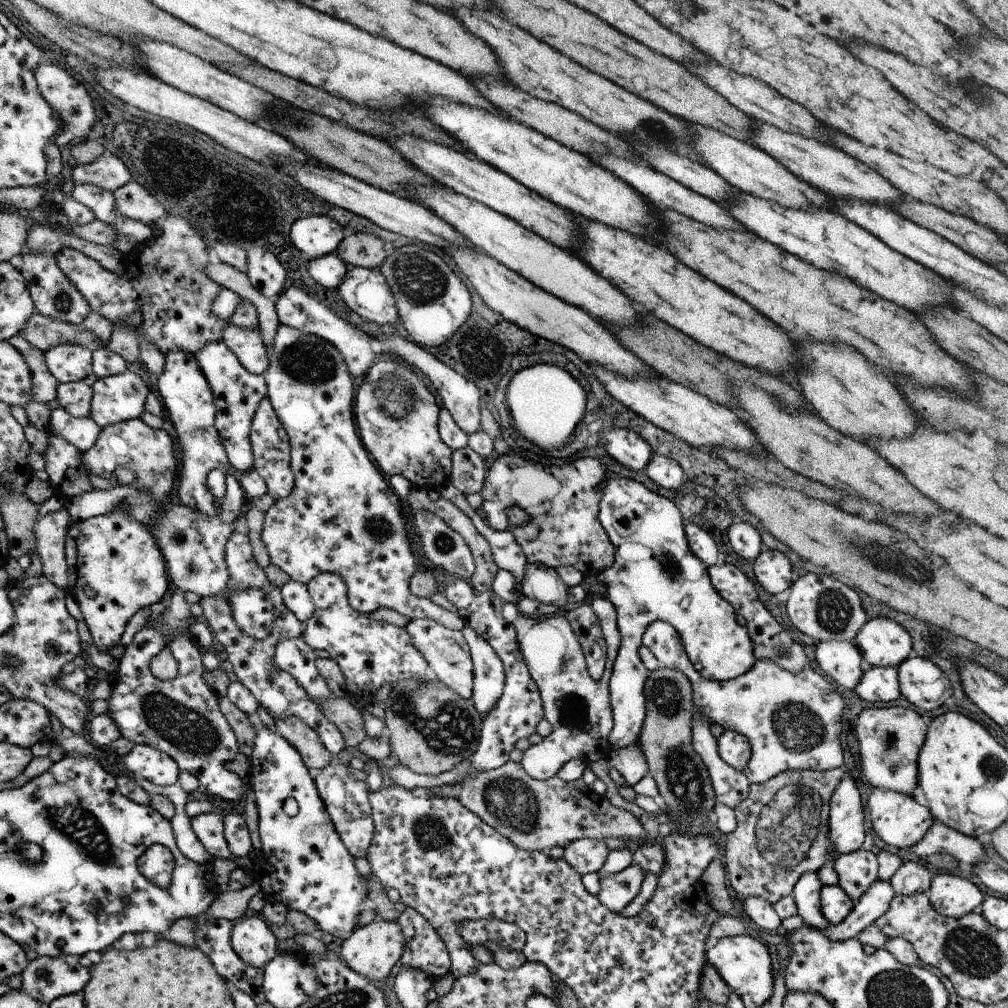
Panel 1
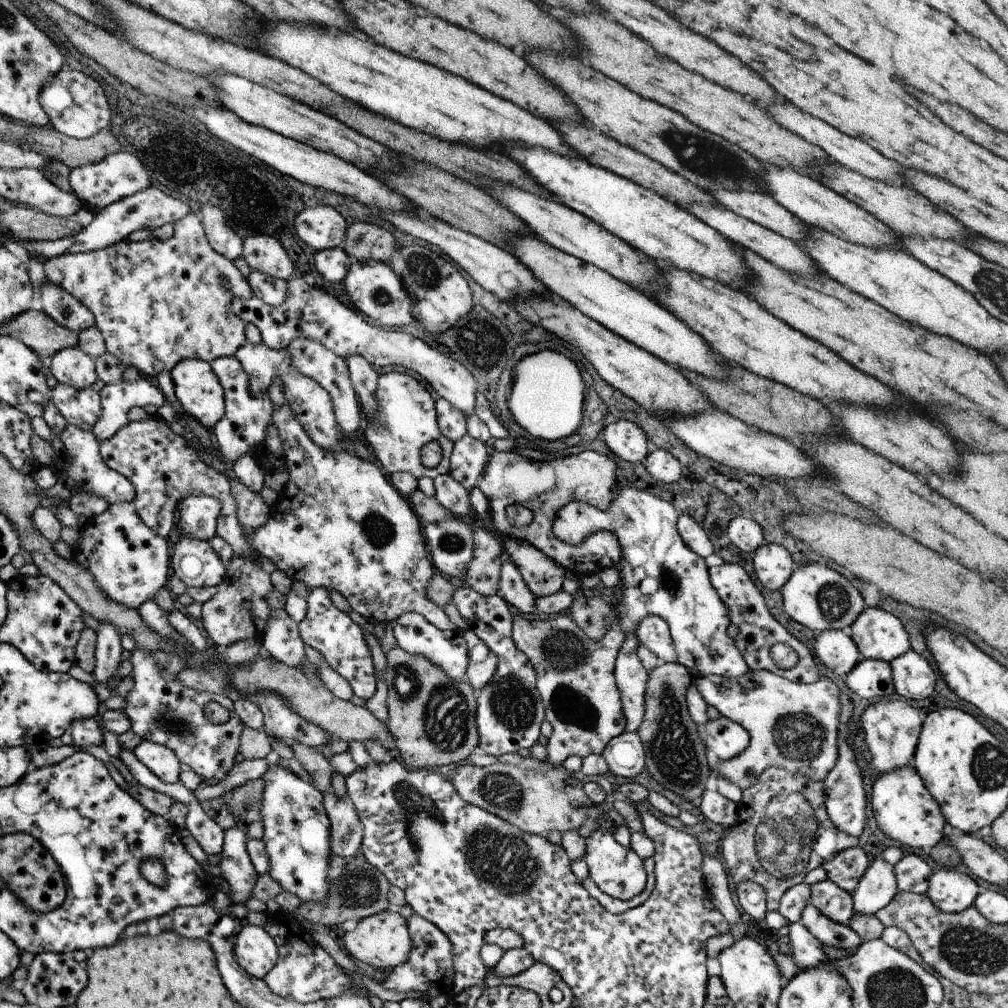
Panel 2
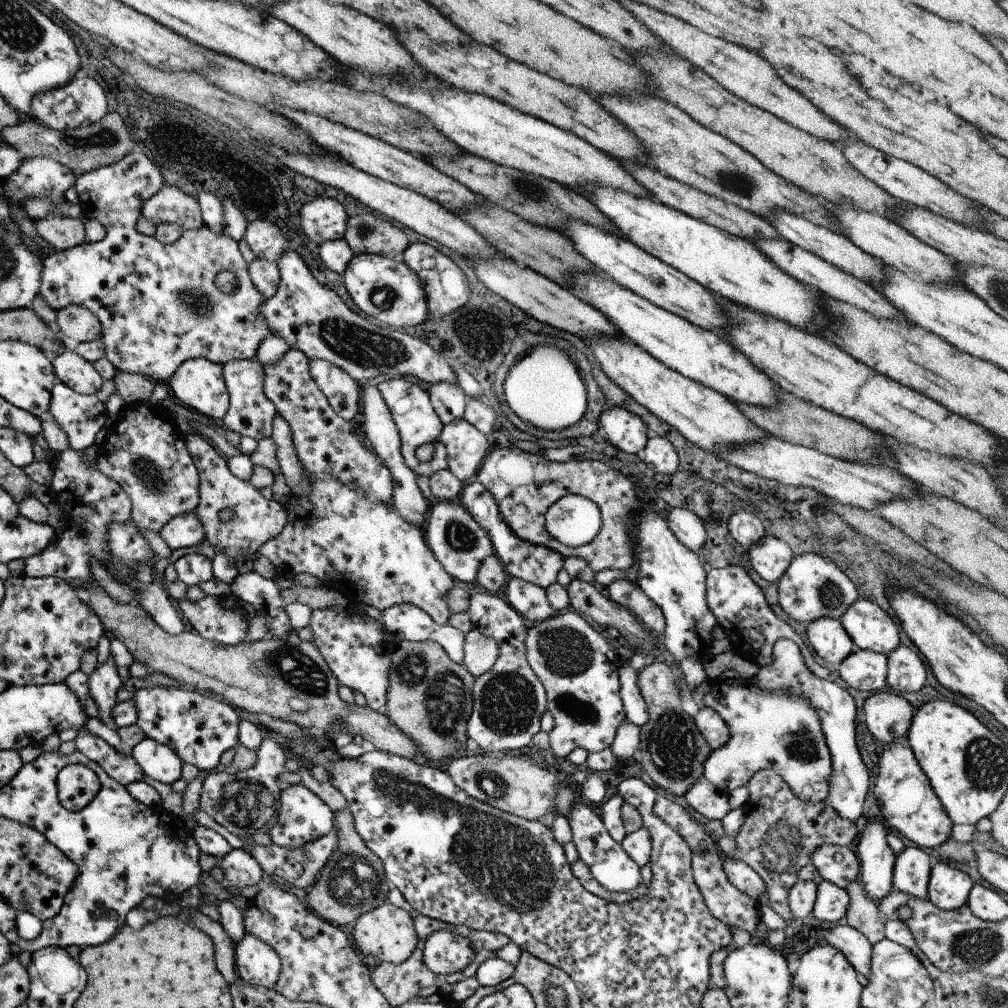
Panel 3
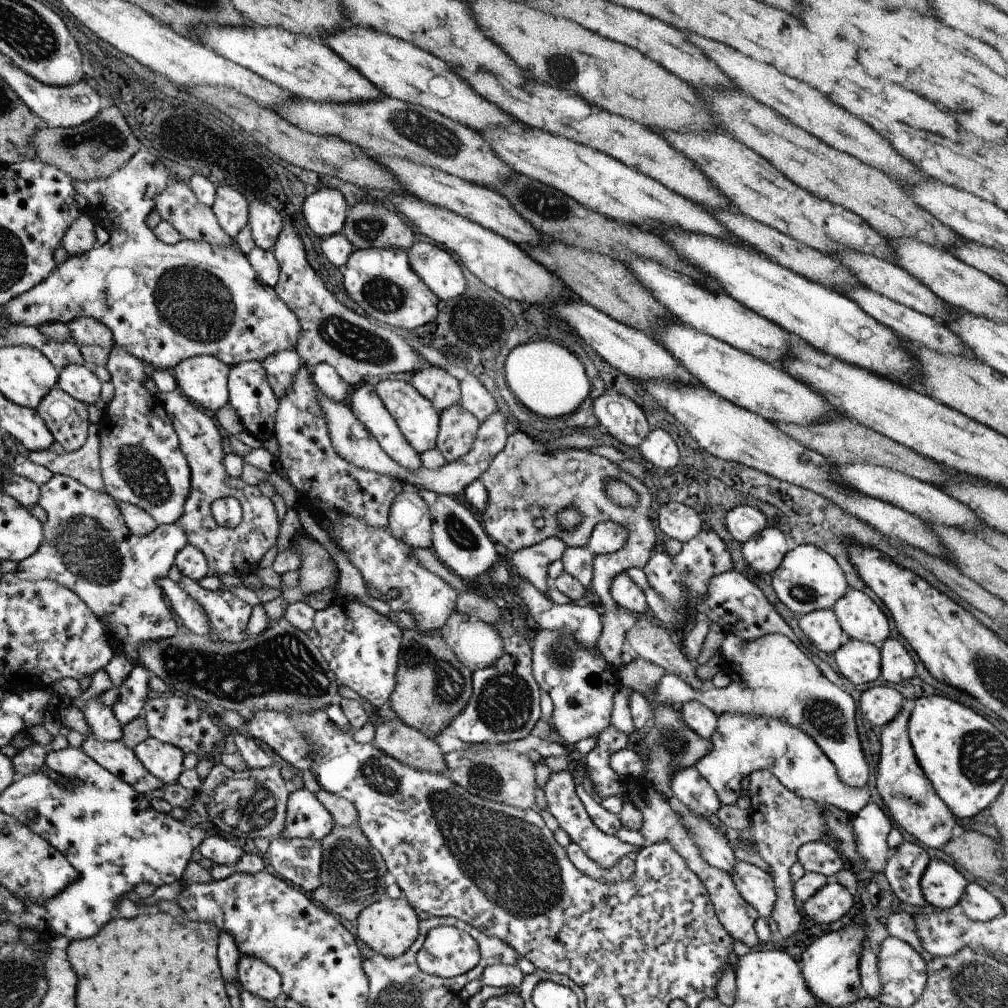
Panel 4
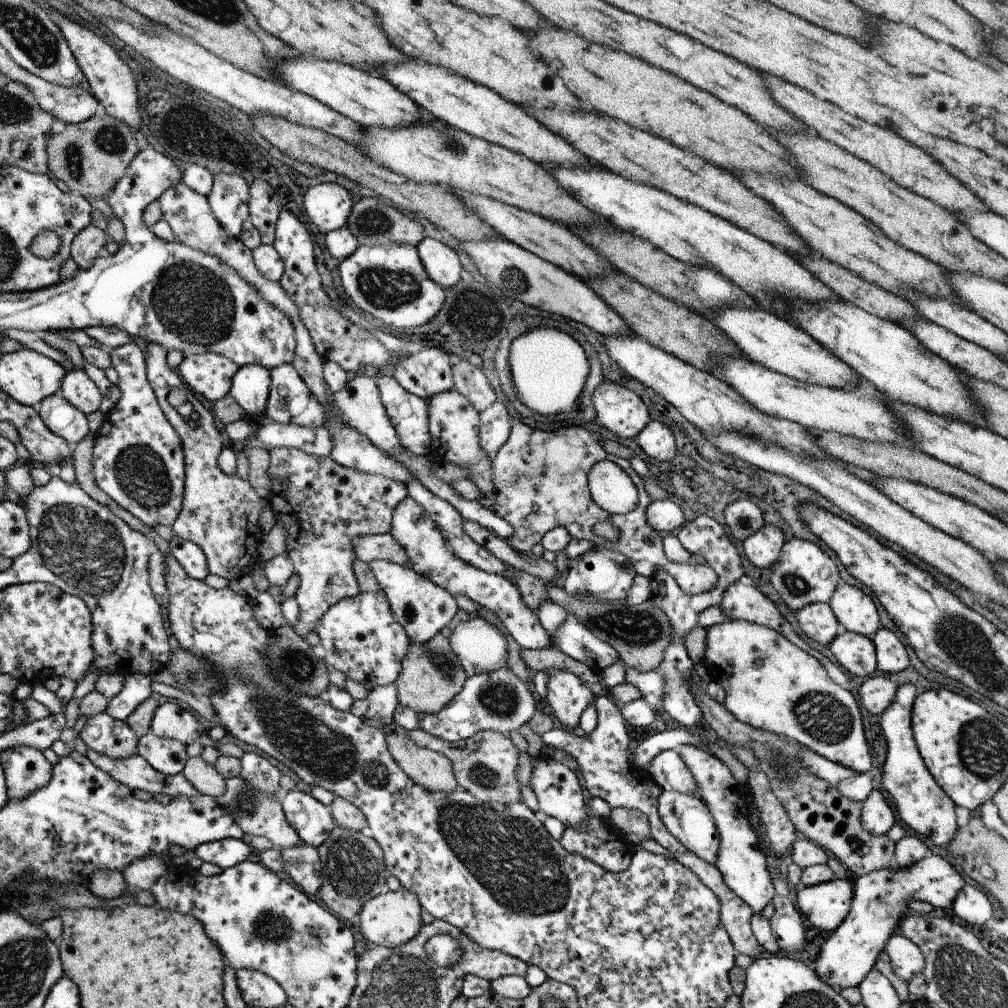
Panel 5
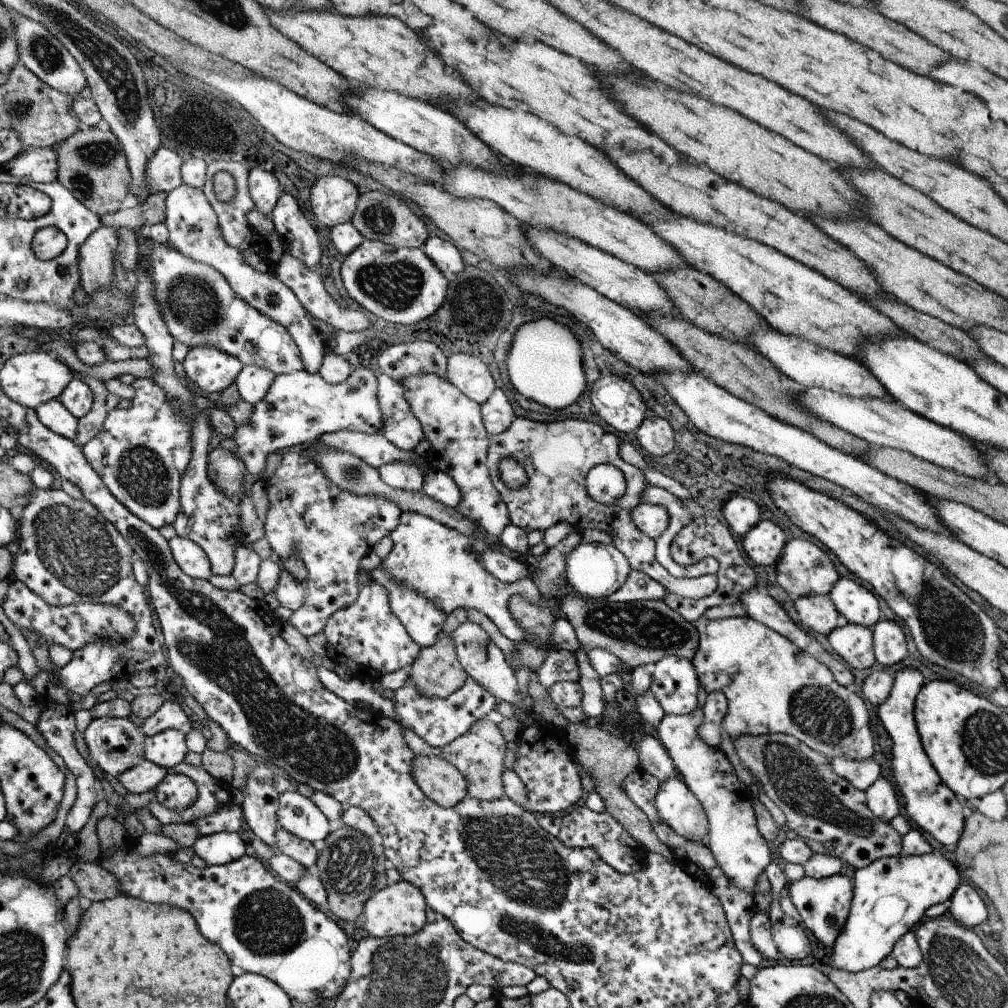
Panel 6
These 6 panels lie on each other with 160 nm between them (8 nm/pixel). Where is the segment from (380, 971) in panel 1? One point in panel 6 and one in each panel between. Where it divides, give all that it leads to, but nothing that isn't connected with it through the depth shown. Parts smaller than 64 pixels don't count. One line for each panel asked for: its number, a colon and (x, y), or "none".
2: (383, 940)
3: (388, 932)
4: (390, 927)
5: (393, 918)
6: (400, 910)

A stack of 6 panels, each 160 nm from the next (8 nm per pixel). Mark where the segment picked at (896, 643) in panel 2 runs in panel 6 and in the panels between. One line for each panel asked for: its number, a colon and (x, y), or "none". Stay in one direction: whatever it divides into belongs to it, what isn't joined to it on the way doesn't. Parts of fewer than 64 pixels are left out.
3: (869, 627)
4: (860, 617)
5: (856, 611)
6: (858, 605)

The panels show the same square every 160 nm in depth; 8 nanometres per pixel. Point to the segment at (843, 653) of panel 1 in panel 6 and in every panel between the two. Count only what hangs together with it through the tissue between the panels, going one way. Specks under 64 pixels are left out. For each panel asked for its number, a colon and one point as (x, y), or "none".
2: (836, 650)
3: (827, 636)
4: (821, 627)
5: (817, 621)
6: (817, 612)

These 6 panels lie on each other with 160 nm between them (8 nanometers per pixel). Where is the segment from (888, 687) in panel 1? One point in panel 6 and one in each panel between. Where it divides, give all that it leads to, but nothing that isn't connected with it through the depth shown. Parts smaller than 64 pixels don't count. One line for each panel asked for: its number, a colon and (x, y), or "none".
2: (870, 678)
3: (864, 669)
4: (860, 662)
5: (855, 653)
6: (854, 643)

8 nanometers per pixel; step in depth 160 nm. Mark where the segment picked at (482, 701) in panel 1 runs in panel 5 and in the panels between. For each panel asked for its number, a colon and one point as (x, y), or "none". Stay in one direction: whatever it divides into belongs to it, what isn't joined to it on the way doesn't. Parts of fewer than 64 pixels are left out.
2: (483, 661)
3: (480, 651)
4: (477, 645)
5: (480, 647)

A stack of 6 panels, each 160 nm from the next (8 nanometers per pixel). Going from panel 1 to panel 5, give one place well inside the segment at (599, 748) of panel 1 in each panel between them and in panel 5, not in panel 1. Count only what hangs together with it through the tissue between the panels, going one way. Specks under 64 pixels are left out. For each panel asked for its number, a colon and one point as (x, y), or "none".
2: (575, 674)
3: (576, 662)
4: (581, 684)
5: (567, 696)

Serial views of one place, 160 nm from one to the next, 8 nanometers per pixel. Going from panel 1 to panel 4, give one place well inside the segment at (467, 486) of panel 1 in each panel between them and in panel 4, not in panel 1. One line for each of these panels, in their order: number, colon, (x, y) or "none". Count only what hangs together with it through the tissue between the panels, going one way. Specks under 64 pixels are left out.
2: (469, 456)
3: (466, 446)
4: (458, 429)

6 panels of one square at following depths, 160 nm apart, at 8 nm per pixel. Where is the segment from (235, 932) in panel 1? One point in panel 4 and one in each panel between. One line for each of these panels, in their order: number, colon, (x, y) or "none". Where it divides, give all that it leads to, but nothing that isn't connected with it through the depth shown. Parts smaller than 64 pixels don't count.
2: (255, 951)
3: (257, 963)
4: (253, 975)

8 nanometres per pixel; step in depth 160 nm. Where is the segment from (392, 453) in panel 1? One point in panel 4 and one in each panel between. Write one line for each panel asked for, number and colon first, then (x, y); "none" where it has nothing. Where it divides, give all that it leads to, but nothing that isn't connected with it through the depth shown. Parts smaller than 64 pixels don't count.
2: (406, 419)
3: (417, 422)
4: (416, 418)

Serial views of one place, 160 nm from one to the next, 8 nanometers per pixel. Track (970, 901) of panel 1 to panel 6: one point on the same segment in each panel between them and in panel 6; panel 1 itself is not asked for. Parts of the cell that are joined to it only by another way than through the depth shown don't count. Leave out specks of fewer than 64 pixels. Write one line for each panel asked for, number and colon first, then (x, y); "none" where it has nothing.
2: (951, 891)
3: (948, 888)
4: (942, 886)
5: (880, 901)
6: (890, 898)

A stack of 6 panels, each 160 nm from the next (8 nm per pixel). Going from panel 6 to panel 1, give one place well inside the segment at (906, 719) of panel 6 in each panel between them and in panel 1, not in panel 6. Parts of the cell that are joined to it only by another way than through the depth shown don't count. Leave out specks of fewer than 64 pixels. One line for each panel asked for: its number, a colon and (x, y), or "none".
1: (902, 820)
2: (904, 809)
3: (908, 803)
4: (906, 792)
5: (922, 805)

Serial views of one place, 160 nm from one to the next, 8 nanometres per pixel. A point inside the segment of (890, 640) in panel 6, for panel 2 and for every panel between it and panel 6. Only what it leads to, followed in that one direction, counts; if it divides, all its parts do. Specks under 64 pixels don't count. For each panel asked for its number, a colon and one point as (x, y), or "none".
2: (913, 677)
3: (905, 670)
4: (897, 665)
5: (892, 656)

